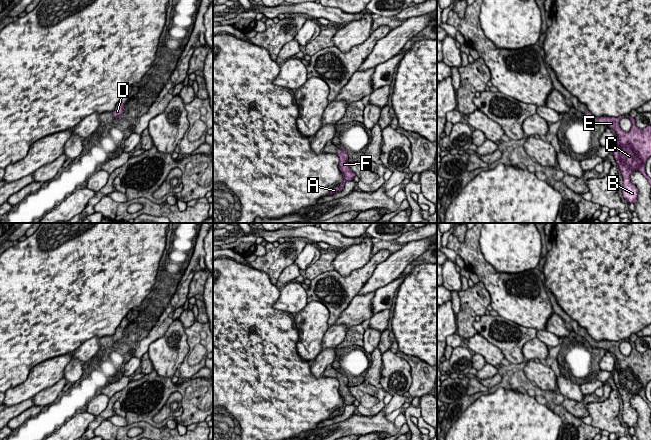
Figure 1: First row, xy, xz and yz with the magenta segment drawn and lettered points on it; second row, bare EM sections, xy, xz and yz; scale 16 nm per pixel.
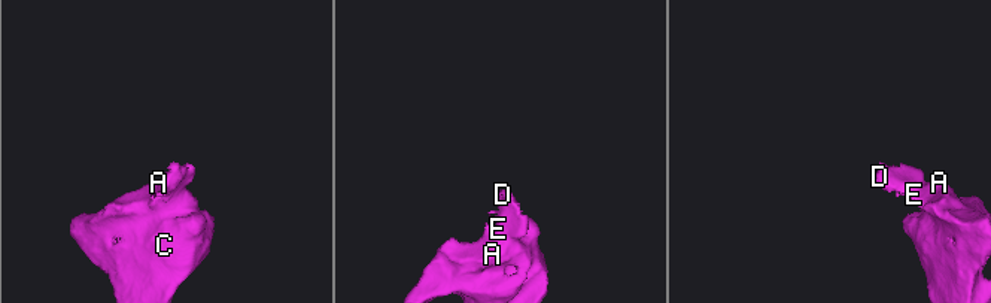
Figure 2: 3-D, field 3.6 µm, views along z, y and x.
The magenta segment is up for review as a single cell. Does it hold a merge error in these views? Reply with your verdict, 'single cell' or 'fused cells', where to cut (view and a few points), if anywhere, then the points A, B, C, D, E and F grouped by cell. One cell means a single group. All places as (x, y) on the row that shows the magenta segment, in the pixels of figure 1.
single cell; no cut; A B C D E F

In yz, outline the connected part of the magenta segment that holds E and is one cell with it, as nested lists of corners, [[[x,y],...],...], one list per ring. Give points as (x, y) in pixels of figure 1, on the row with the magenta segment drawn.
[[[626,115],[631,121],[631,129],[625,132],[620,128],[619,121],[624,116],[614,117],[595,117],[600,124],[605,124],[613,129],[618,135],[613,147],[613,155],[617,163],[618,169],[622,173],[623,197],[629,204],[635,204],[638,196],[637,187],[631,183],[630,175],[635,171],[640,171],[651,185],[651,178],[646,174],[645,164],[651,156],[651,125],[644,129],[640,129],[635,124],[635,118]]]

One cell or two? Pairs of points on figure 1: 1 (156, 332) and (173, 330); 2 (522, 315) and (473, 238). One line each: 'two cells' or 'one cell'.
1: two cells
2: one cell

